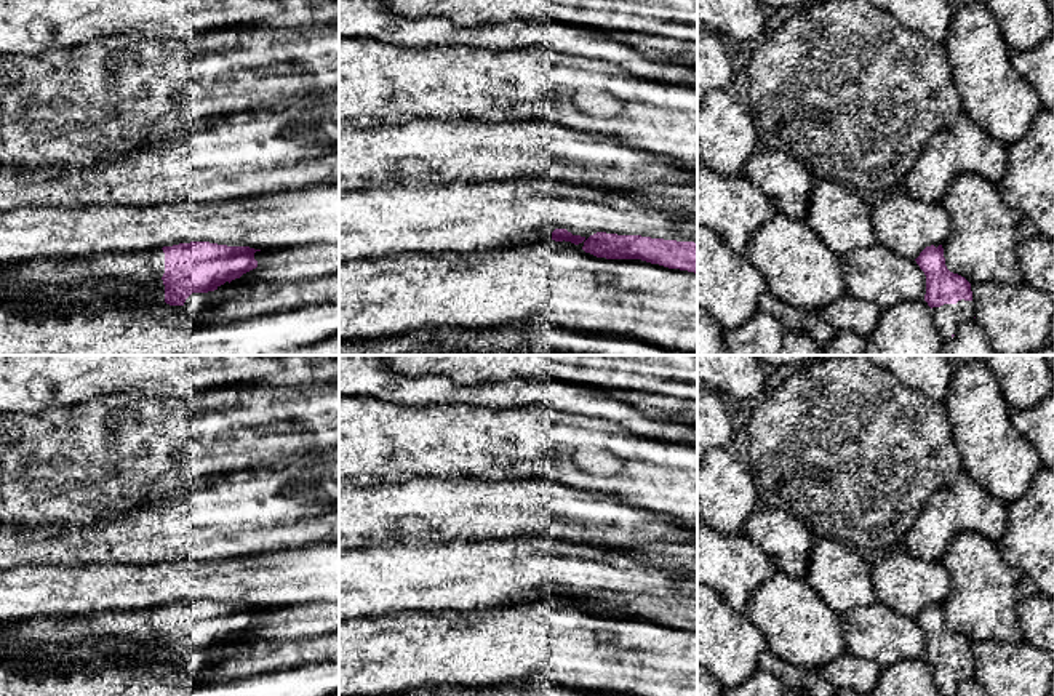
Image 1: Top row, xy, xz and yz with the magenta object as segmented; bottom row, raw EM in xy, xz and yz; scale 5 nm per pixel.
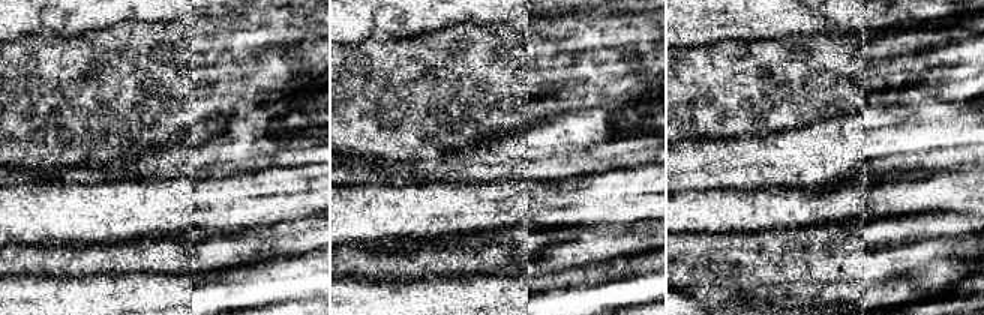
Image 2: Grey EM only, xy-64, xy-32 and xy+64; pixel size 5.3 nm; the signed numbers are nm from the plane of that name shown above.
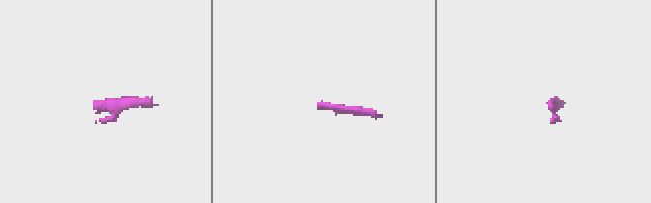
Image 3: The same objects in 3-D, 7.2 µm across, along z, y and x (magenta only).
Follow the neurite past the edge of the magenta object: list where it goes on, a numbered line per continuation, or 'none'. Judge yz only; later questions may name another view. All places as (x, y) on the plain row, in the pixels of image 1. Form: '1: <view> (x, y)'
1: yz (947, 676)

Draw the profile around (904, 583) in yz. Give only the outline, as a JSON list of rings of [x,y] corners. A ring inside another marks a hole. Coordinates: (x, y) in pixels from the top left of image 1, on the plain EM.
[[[894,552],[872,566],[876,600],[907,618],[916,618],[931,603],[944,603],[952,578],[942,562],[929,562],[908,552]]]

